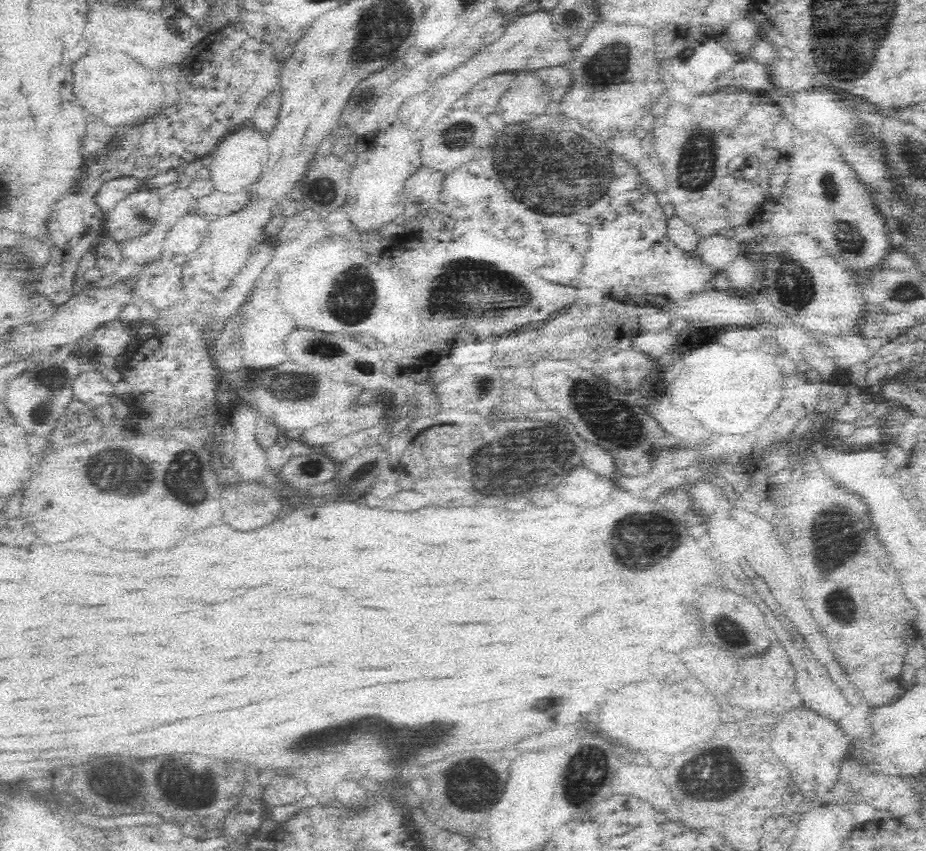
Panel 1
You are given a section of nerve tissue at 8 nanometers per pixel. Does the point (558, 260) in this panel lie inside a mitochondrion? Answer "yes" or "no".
no

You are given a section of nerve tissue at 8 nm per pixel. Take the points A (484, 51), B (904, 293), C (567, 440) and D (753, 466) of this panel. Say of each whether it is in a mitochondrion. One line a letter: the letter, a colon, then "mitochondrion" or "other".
A: other
B: mitochondrion
C: mitochondrion
D: other

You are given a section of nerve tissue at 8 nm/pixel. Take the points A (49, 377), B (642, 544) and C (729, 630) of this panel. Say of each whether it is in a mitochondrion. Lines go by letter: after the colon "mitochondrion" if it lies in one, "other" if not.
A: mitochondrion
B: mitochondrion
C: mitochondrion

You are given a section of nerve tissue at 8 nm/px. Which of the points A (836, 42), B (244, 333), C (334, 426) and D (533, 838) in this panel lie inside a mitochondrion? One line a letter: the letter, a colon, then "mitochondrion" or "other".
A: mitochondrion
B: other
C: other
D: other

